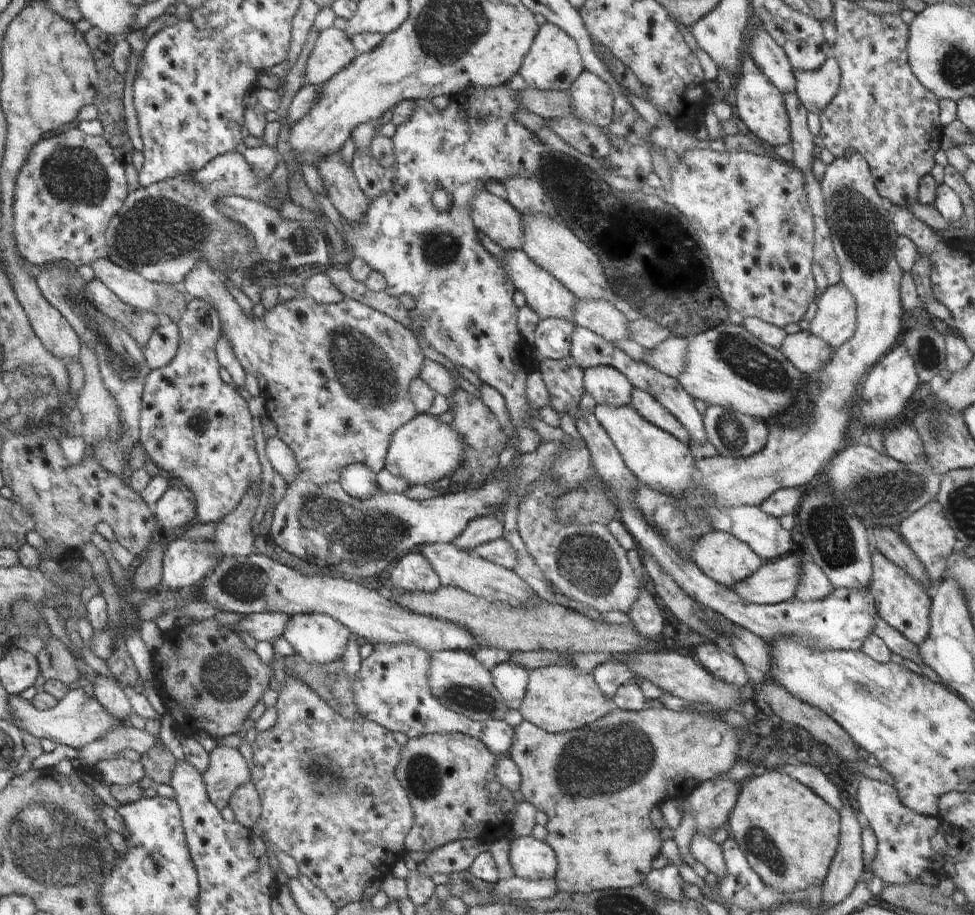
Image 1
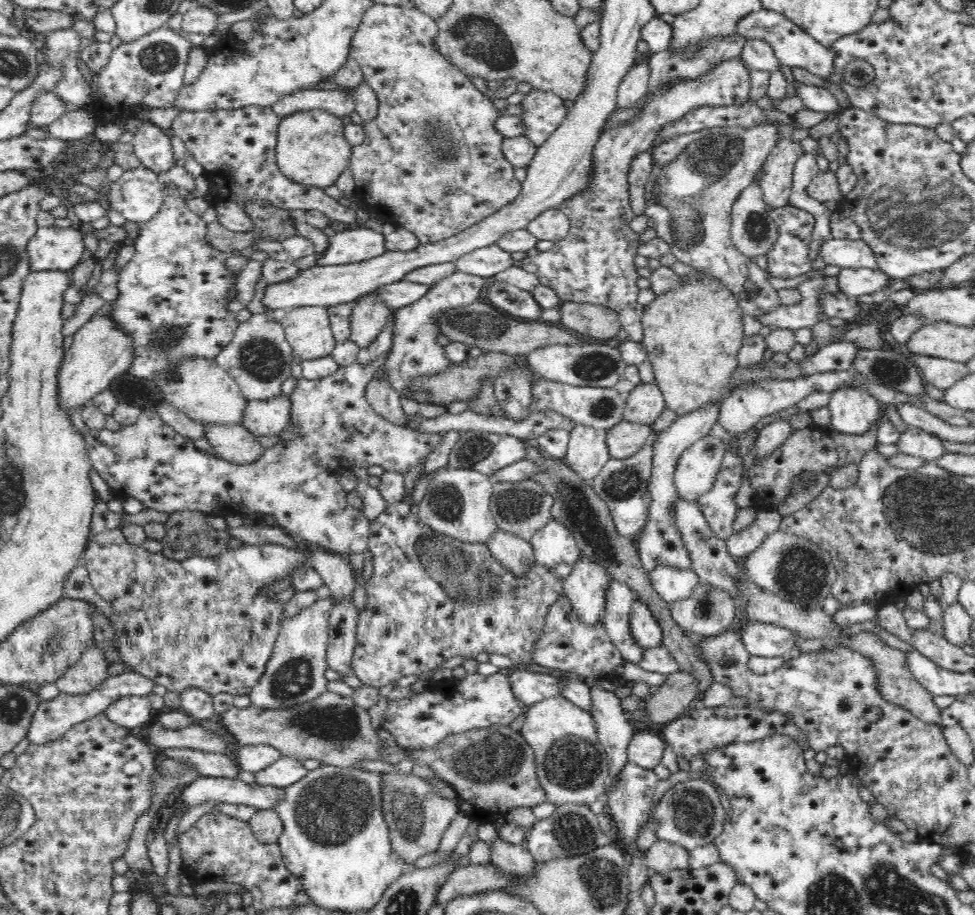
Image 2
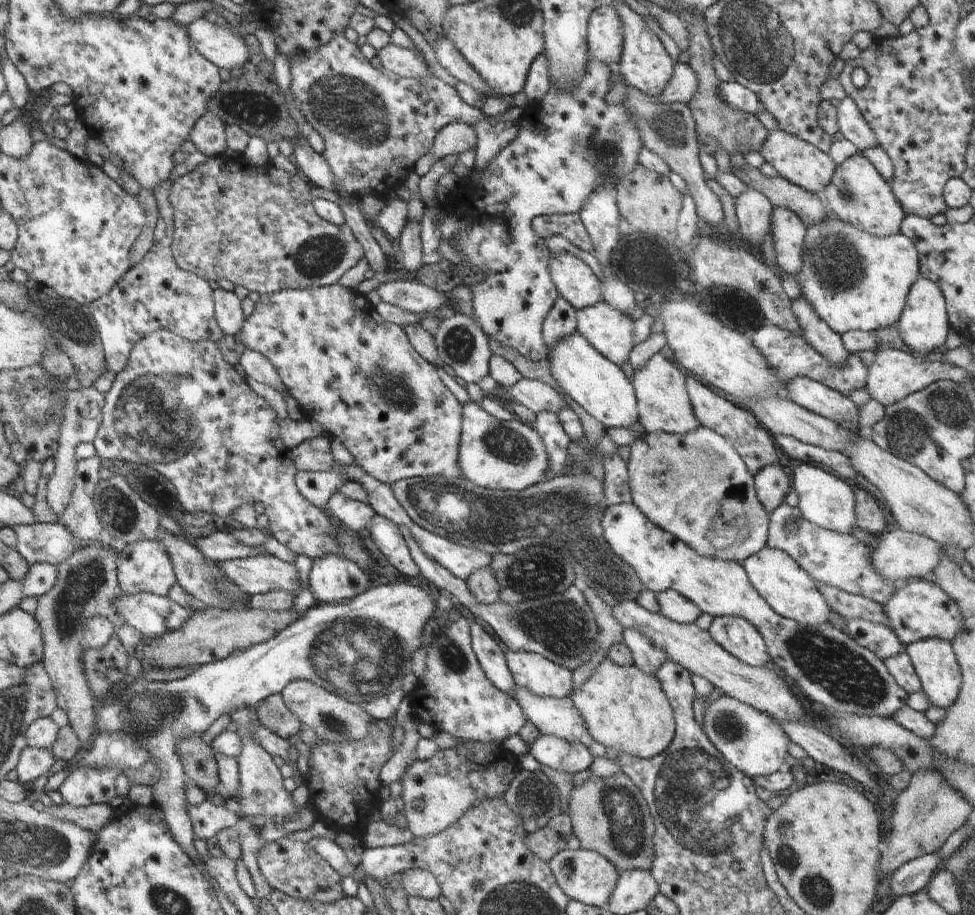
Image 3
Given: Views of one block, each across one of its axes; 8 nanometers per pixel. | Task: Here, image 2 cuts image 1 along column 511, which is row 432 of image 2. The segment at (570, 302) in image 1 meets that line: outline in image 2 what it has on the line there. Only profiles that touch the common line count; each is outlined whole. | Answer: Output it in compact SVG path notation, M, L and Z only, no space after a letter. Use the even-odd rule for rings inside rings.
M280 394L268 400L248 401L241 422L255 437L278 436L287 429L290 419L290 399Z

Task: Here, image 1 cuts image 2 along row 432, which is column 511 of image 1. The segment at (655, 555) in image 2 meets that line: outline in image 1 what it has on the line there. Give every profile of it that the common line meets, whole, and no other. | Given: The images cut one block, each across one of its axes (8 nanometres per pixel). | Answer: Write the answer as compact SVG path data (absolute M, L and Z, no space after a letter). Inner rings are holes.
M508 661L497 664L490 671L494 686L512 710L519 710L521 707L531 670L514 661Z

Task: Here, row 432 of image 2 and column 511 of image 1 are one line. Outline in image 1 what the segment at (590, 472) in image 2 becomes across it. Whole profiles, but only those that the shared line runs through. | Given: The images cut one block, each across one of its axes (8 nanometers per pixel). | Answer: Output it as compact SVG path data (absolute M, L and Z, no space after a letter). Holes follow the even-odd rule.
M426 543L417 550L428 559L444 586L461 588L490 602L500 601L513 607L524 605L535 596L535 590L513 570L495 565L474 552L461 551L452 543Z

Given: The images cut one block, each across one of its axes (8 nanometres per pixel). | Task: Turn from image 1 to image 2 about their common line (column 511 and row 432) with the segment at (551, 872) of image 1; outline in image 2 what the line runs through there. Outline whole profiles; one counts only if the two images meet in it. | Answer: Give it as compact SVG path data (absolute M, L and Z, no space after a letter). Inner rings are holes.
M845 386L831 393L828 403L834 431L854 435L871 429L881 403L864 387Z

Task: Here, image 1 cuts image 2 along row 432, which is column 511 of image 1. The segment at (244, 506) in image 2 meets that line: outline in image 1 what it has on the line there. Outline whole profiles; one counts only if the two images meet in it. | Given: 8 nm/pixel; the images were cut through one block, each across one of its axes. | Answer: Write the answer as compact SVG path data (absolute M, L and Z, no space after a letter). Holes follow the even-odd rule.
M509 84L488 88L468 86L466 91L456 94L451 103L442 112L438 111L429 100L418 99L414 102L414 114L410 117L410 120L407 120L403 125L397 126L397 131L391 138L396 154L396 161L392 165L392 170L395 172L394 186L387 193L382 193L382 196L379 196L369 203L366 214L363 216L363 223L353 225L342 220L342 228L344 231L343 238L345 242L352 247L355 257L362 259L370 268L373 268L374 271L381 272L384 275L387 282L385 292L390 294L390 296L396 297L399 297L400 294L410 294L410 296L412 296L416 304L410 317L434 350L446 356L455 366L456 364L466 366L466 368L472 370L472 372L480 378L482 383L489 384L502 394L510 422L512 422L513 433L517 437L517 441L515 442L516 448L520 453L531 453L541 442L540 435L536 429L534 429L534 426L532 426L532 422L530 422L532 417L534 417L534 411L527 399L526 379L530 369L534 366L534 358L530 354L530 344L521 337L520 331L518 330L517 314L519 308L515 307L512 300L515 286L512 284L506 272L504 272L504 269L500 266L498 260L486 250L484 245L480 242L480 239L478 239L477 228L473 223L471 215L471 204L476 192L480 193L486 190L485 183L487 182L498 181L502 183L512 177L530 177L538 181L542 152L548 147L543 146L543 143L536 136L536 133L533 133L522 125L522 123L516 121L514 114L516 114L518 110L525 110L525 106L517 99L517 91L513 90ZM437 189L444 189L452 198L457 199L450 205L450 208L444 212L437 211L437 208L432 202L432 195Z

